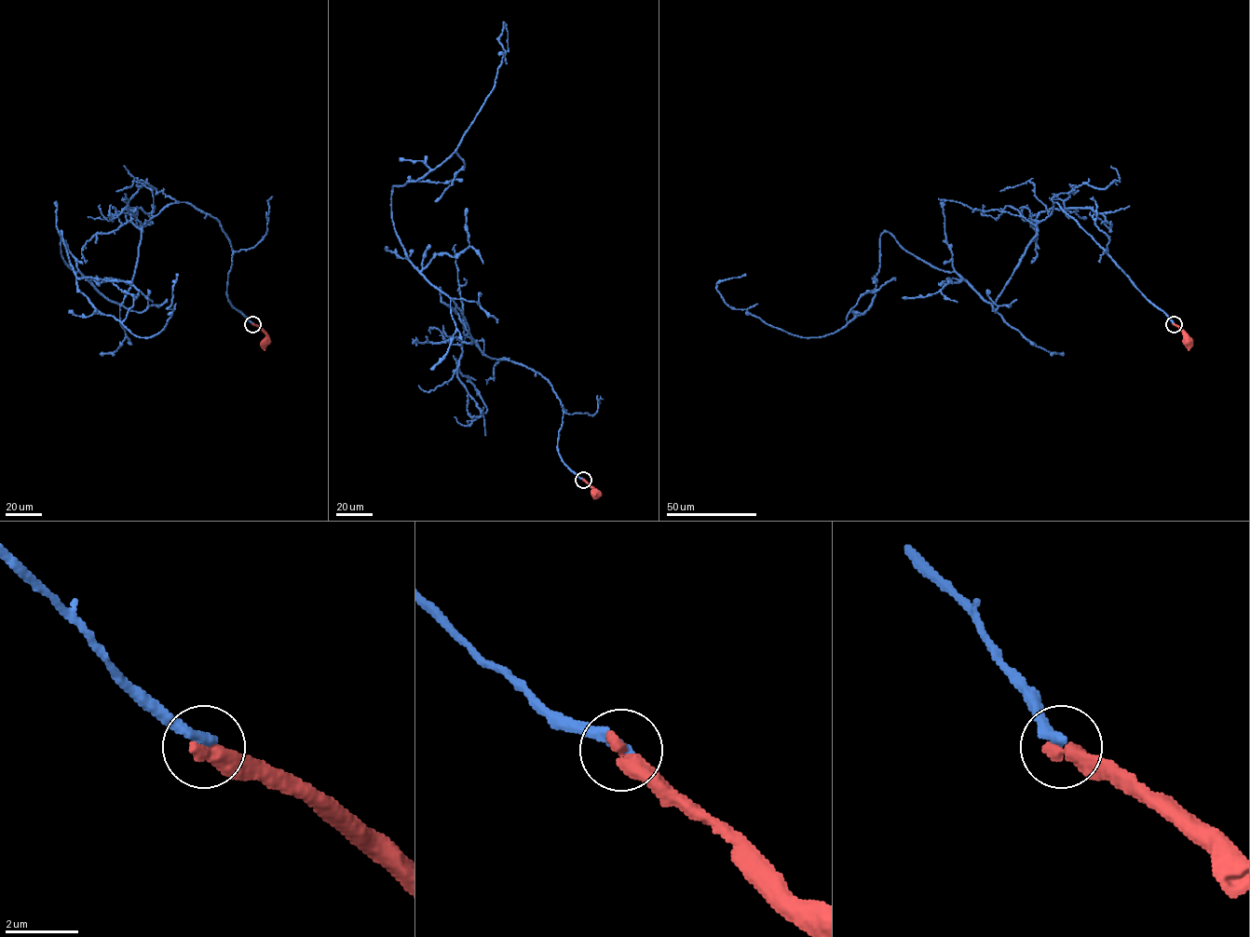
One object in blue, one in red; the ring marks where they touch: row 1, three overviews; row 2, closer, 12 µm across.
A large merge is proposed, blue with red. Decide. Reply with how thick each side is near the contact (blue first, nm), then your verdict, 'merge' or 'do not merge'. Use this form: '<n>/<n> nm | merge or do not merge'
340/480 nm | do not merge

